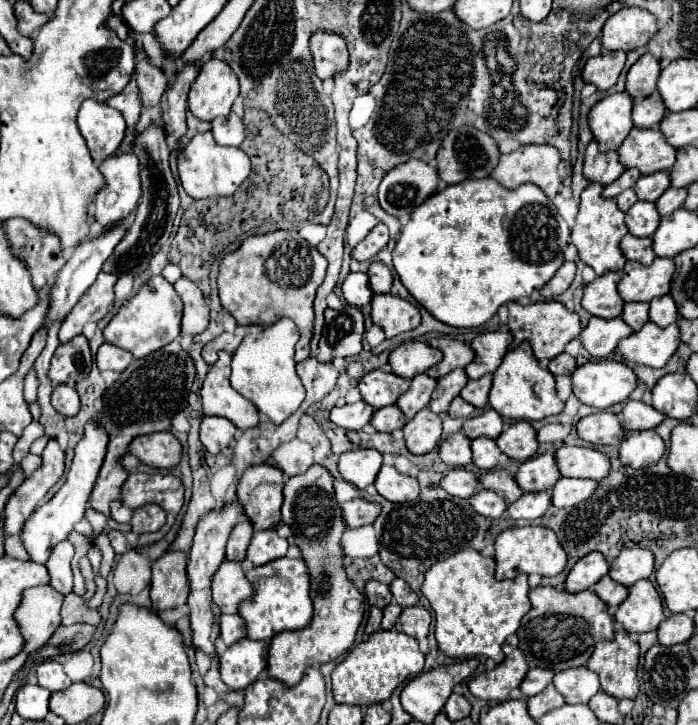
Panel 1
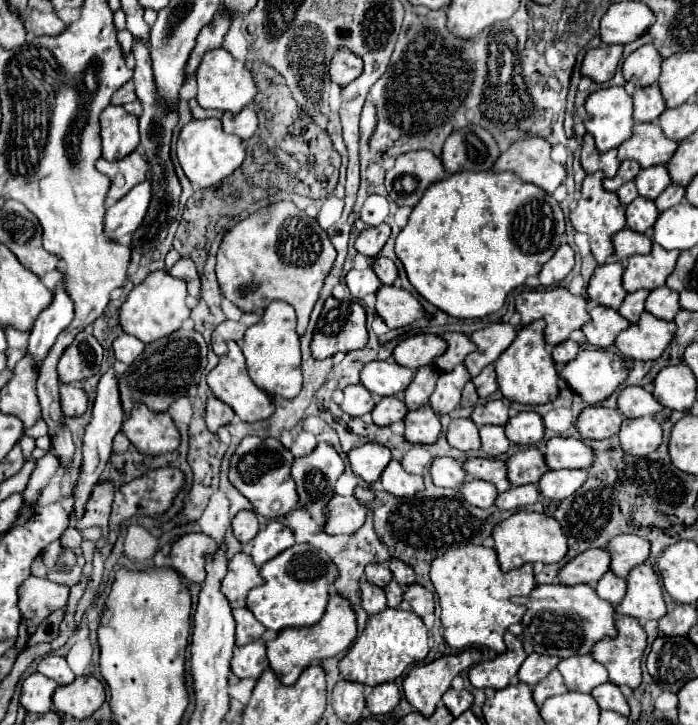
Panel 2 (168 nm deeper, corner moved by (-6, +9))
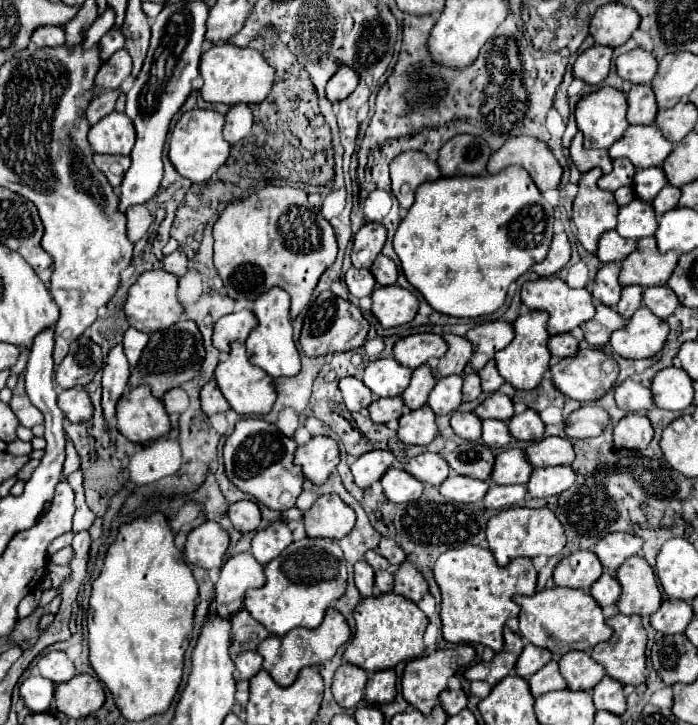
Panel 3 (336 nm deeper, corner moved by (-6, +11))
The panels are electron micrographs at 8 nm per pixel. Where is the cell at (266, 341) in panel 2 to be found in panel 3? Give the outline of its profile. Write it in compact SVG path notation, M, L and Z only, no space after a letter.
M270 288L264 296L258 296L252 304L252 312L258 318L258 326L250 332L246 340L248 358L254 366L266 370L272 378L278 376L296 376L300 372L300 356L292 338L290 324L290 296L282 288Z

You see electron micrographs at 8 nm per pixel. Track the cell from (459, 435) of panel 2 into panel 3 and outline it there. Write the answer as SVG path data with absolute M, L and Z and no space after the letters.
M454 412L450 420L454 432L464 440L478 440L482 434L482 420L474 412Z

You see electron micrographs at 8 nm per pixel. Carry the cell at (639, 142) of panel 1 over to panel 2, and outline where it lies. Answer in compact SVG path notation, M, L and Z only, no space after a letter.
M656 122L634 124L634 134L618 146L620 160L636 160L642 168L650 168L656 164L668 164L678 144L664 136Z

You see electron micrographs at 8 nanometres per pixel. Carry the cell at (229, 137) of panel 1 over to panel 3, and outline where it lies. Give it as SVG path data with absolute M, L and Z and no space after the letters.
M238 104L232 106L230 112L226 114L226 124L224 124L224 140L228 140L230 144L236 144L238 140L242 140L250 128L252 128L254 120L252 120L252 112L246 104Z

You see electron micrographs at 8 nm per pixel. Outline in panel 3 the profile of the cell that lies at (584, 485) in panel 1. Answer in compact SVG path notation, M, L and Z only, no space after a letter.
M552 466L552 468L534 468L526 488L532 498L548 498L568 490L574 484L574 470L570 466Z

